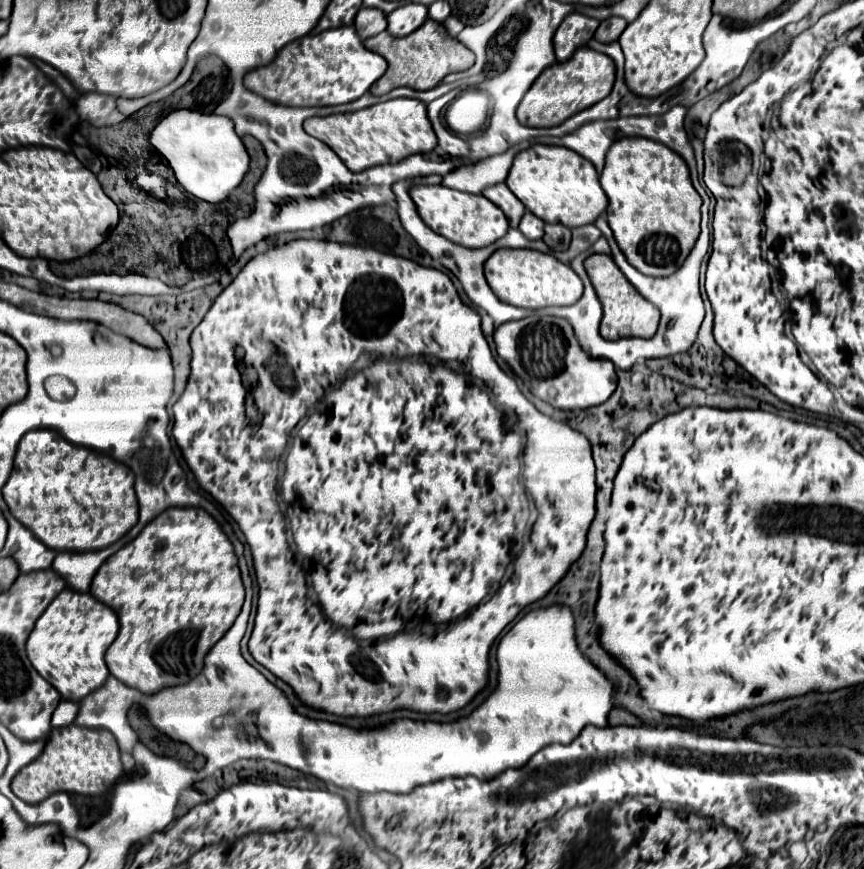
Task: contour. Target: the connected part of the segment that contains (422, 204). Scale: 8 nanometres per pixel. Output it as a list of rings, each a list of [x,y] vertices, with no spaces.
[[[414,185],[410,189],[410,197],[418,209],[418,215],[430,229],[434,229],[434,233],[444,235],[462,247],[488,247],[508,231],[506,215],[484,195],[454,191],[444,185]]]

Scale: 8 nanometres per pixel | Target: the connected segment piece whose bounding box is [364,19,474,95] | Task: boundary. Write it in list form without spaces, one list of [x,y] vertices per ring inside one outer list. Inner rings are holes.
[[[432,19],[424,21],[424,25],[416,29],[416,33],[410,33],[404,39],[390,37],[390,33],[384,31],[366,39],[364,45],[370,51],[380,53],[388,61],[388,69],[384,77],[380,77],[380,81],[376,81],[376,85],[372,85],[370,89],[372,95],[386,95],[388,91],[396,87],[412,87],[418,91],[426,91],[426,89],[436,87],[446,75],[456,73],[456,71],[466,71],[468,67],[474,65],[474,53],[464,43],[450,37],[442,23],[432,21]]]

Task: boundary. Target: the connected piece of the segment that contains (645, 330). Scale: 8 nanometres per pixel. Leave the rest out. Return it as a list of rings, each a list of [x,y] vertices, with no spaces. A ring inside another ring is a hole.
[[[594,253],[584,261],[584,267],[586,267],[588,277],[596,289],[596,295],[604,307],[604,317],[600,323],[600,335],[604,339],[620,339],[620,337],[648,339],[656,333],[658,321],[660,321],[660,311],[630,285],[630,281],[622,275],[622,271],[618,269],[618,265],[612,261],[610,255]]]

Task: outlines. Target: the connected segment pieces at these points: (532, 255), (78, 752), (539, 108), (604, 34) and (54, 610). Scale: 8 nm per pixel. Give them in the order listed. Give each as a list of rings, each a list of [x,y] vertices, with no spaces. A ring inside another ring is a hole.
[[[496,249],[486,261],[484,275],[490,289],[500,301],[524,309],[572,305],[582,297],[584,289],[580,277],[572,271],[572,267],[564,265],[548,253],[534,249]]]
[[[68,725],[56,729],[46,743],[42,755],[24,767],[12,781],[12,791],[26,803],[40,803],[52,793],[82,793],[82,795],[100,795],[114,785],[122,775],[120,749],[112,733],[104,729],[88,729],[78,725]]]
[[[580,47],[568,61],[554,63],[540,73],[540,77],[520,101],[516,117],[526,127],[556,127],[578,111],[604,99],[612,91],[614,77],[614,61],[608,55],[590,47]]]
[[[608,17],[600,23],[600,27],[596,29],[596,39],[602,41],[602,43],[612,43],[612,41],[618,41],[618,37],[622,35],[622,31],[626,29],[626,21],[622,17]]]
[[[66,587],[36,621],[26,643],[26,653],[34,669],[60,691],[62,699],[80,701],[98,689],[110,675],[104,653],[116,635],[118,615],[114,609],[90,593]]]

